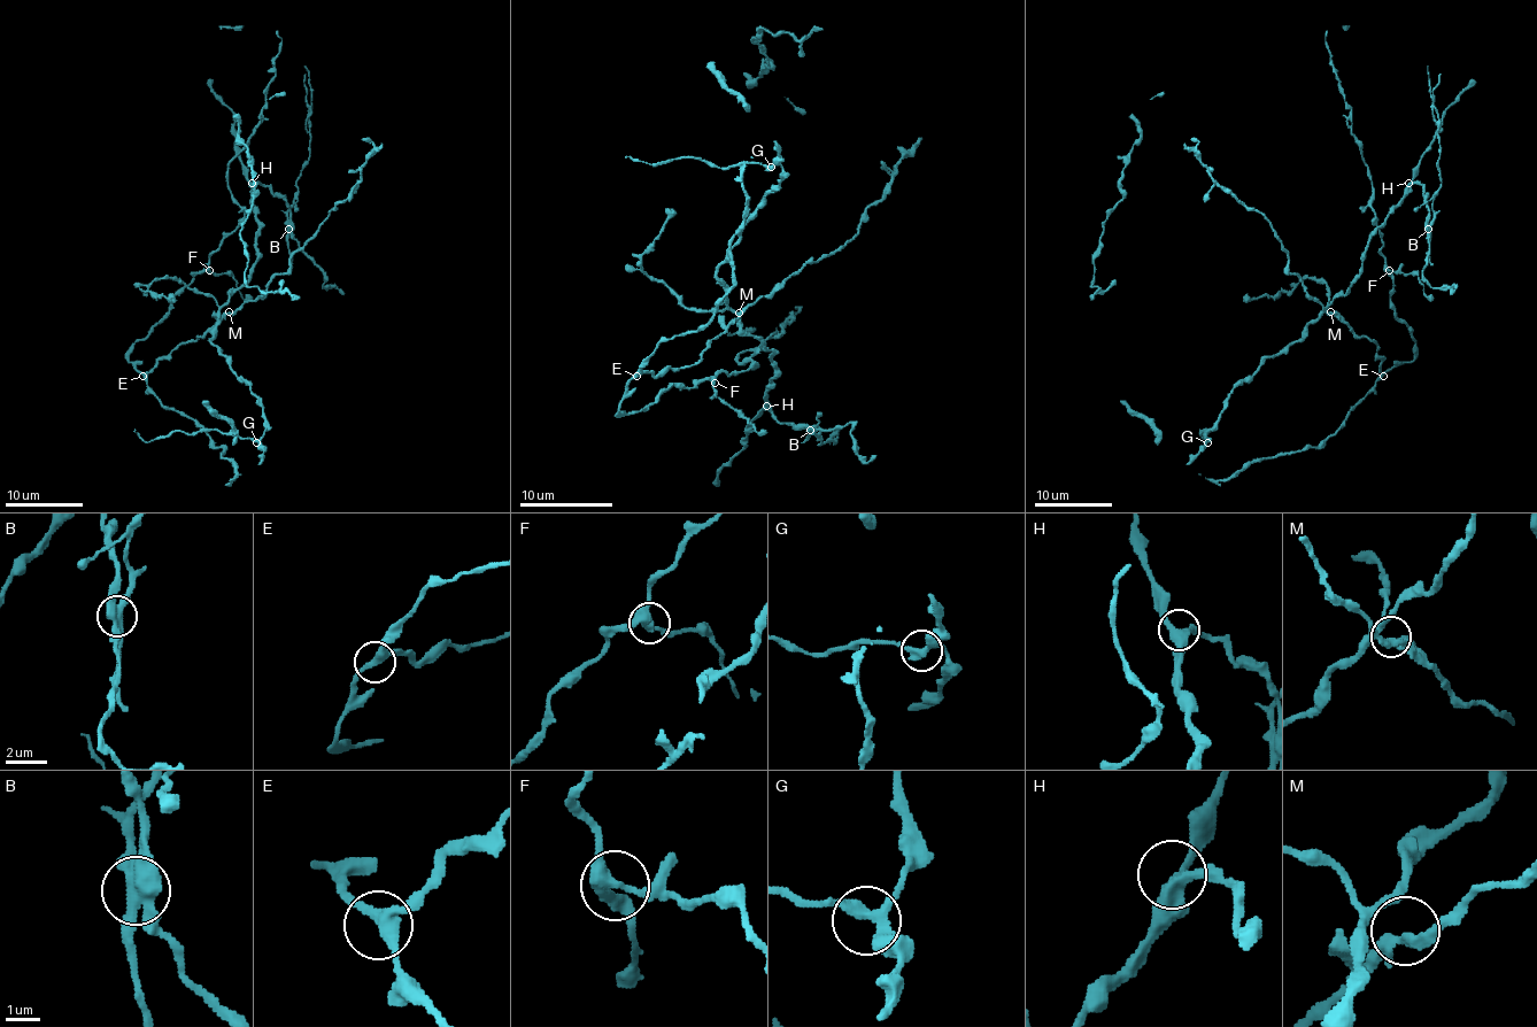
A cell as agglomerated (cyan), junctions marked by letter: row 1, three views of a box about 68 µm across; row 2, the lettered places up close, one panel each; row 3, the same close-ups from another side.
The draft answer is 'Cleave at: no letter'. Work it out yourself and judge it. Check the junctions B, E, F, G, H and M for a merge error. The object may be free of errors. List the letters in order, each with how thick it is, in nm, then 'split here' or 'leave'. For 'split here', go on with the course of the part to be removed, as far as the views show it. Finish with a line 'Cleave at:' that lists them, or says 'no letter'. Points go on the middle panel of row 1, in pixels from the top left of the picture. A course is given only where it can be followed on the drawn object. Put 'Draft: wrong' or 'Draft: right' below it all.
B: calibre 400 nm; split here; course (810, 429), (808, 435), (816, 433), (820, 446), (827, 441), (834, 443), (836, 431), (829, 429)
E: calibre 320 nm; leave
F: calibre 340 nm; leave
G: calibre 280 nm; leave
H: calibre 360 nm; leave
M: calibre 240 nm; leave
Cleave at: B
Draft: wrong

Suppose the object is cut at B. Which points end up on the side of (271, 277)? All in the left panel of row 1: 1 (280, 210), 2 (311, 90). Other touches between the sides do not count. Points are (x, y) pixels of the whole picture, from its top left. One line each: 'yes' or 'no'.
1: no
2: no

